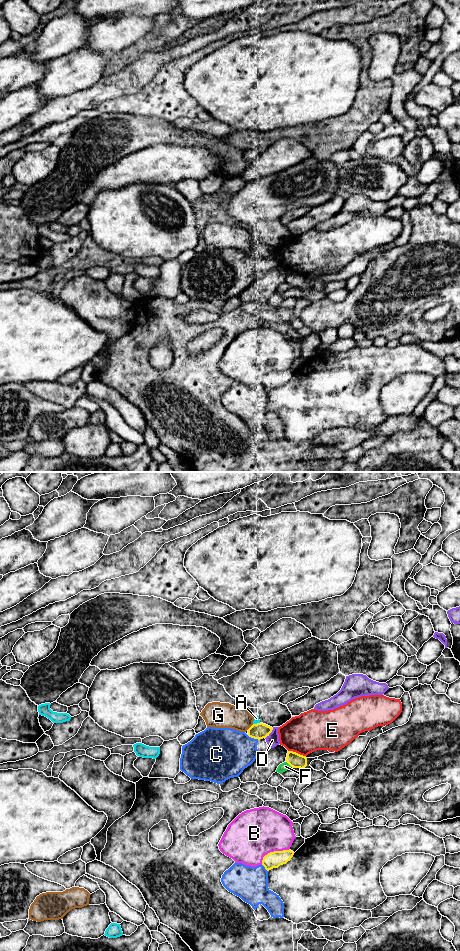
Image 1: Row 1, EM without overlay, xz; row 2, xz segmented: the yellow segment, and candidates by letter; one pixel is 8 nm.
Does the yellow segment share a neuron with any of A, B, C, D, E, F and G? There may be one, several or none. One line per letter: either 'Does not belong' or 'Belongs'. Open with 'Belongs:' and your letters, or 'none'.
Belongs: none
A: Does not belong
B: Does not belong
C: Does not belong
D: Does not belong
E: Does not belong
F: Does not belong
G: Does not belong

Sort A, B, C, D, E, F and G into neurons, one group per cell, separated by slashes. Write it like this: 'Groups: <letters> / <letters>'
Groups: A / B / C / D / E / F / G

